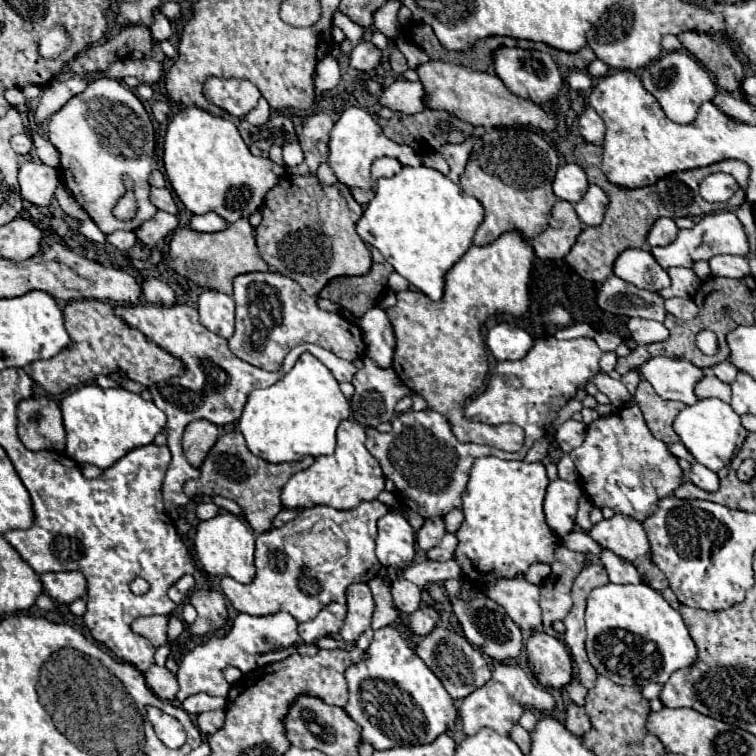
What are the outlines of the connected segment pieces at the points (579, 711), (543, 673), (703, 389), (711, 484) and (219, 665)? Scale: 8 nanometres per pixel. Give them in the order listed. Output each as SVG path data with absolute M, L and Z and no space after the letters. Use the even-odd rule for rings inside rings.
M571 704L567 708L567 718L565 718L565 728L575 734L575 736L583 736L585 732L589 732L591 724L589 724L589 716L585 712L583 706L577 706L577 704Z
M535 632L527 644L527 662L535 680L545 688L565 688L573 678L573 662L567 646L545 634Z
M703 376L697 386L695 386L695 396L699 400L705 398L719 398L723 402L731 400L731 388L727 384L723 384L721 380L717 380L715 376Z
M693 464L689 480L695 486L699 486L701 490L707 490L707 492L717 492L719 490L719 478L717 478L717 474L713 470L701 466L701 464Z
M277 612L271 616L249 616L249 614L237 614L229 632L223 636L211 636L207 642L197 644L193 650L189 650L183 660L179 662L177 680L179 680L179 694L177 700L183 702L185 698L193 694L209 694L209 696L221 696L227 698L229 684L223 678L223 670L227 666L235 666L241 672L253 672L255 662L261 654L289 648L299 640L297 636L297 622L287 616L287 612Z

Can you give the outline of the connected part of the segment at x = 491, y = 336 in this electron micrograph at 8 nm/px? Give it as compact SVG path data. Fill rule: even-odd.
M501 322L489 330L485 343L497 360L521 360L533 348L533 336L519 326Z

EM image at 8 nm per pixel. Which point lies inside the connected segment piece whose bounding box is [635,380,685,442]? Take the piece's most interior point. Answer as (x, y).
(659, 414)

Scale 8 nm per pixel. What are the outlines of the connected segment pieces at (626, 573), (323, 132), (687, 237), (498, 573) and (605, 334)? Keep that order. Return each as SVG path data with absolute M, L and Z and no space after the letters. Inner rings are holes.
M603 552L601 562L609 572L609 580L615 584L638 584L644 583L643 578L634 566L627 564L625 560L617 558L613 552Z
M319 112L307 118L299 136L303 152L305 152L305 160L295 168L287 168L291 174L315 174L317 172L319 164L327 160L327 140L329 140L331 128L333 128L333 120L325 112Z
M717 212L717 214L707 214L703 216L691 230L679 230L679 236L675 242L663 248L651 248L653 258L657 264L667 270L671 266L687 266L693 268L697 260L709 260L719 254L733 254L733 256L747 256L749 254L749 242L747 234L737 220L733 212Z
M495 456L475 460L469 484L461 496L465 518L455 532L459 544L453 554L465 580L475 582L475 572L467 572L467 560L473 570L483 574L485 586L493 584L497 578L519 576L527 572L531 564L551 564L555 560L559 538L547 526L543 514L547 484L549 480L541 462L507 462Z
M609 331L597 332L594 340L603 353L614 351L623 341L618 335Z

